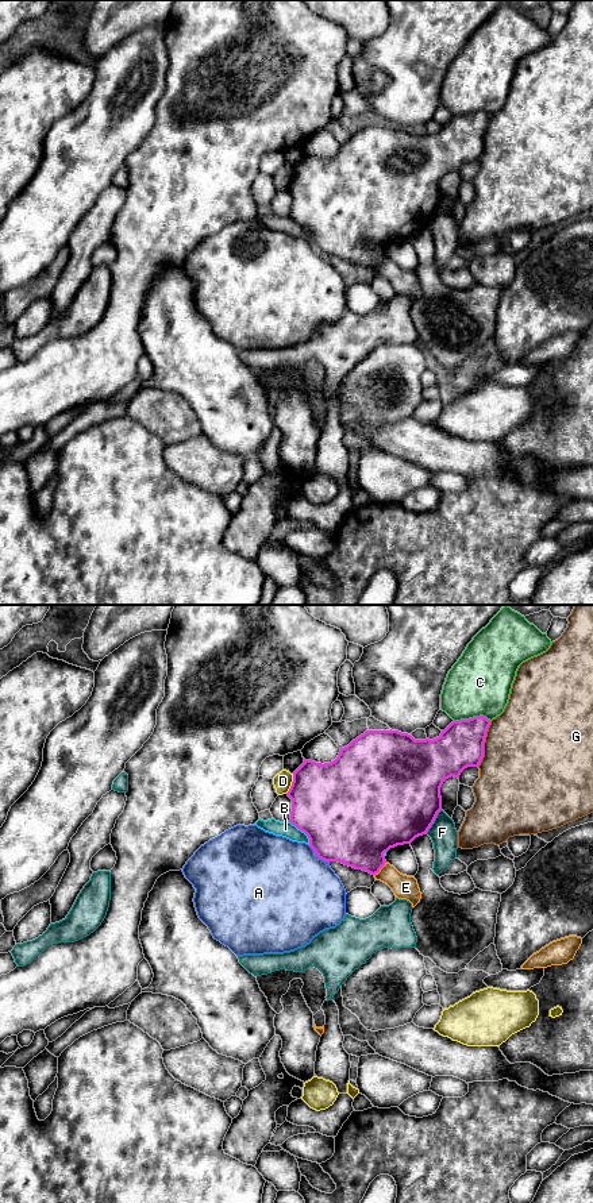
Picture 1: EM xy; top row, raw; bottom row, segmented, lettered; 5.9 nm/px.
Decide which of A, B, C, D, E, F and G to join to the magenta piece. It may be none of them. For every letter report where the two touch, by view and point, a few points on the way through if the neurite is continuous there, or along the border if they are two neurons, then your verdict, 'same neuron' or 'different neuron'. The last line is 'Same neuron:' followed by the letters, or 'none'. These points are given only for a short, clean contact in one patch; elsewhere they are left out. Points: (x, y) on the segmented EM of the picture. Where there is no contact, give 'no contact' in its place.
A: contact xy (318, 856); different neuron
B: contact xy (303, 831); different neuron
C: contact xy (473, 717); different neuron
D: contact xy (292, 783); different neuron
E: contact xy (381, 867); border xy (385, 862), (374, 875); different neuron
F: contact xy (434, 820); different neuron
G: contact xy (482, 744); different neuron
Same neuron: none

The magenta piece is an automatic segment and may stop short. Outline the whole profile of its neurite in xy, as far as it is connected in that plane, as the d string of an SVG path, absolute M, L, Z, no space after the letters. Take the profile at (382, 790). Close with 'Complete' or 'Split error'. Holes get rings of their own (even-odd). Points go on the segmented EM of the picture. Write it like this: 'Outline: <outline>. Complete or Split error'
Outline: M484 716L453 721L440 736L430 740L415 740L398 730L366 730L342 748L331 763L305 760L293 772L293 782L286 793L292 799L289 822L304 832L309 847L324 861L338 861L371 875L380 872L386 860L384 853L397 845L411 844L427 834L442 810L440 787L451 776L459 778L467 767L478 767L484 757L484 743L490 720Z. Complete

